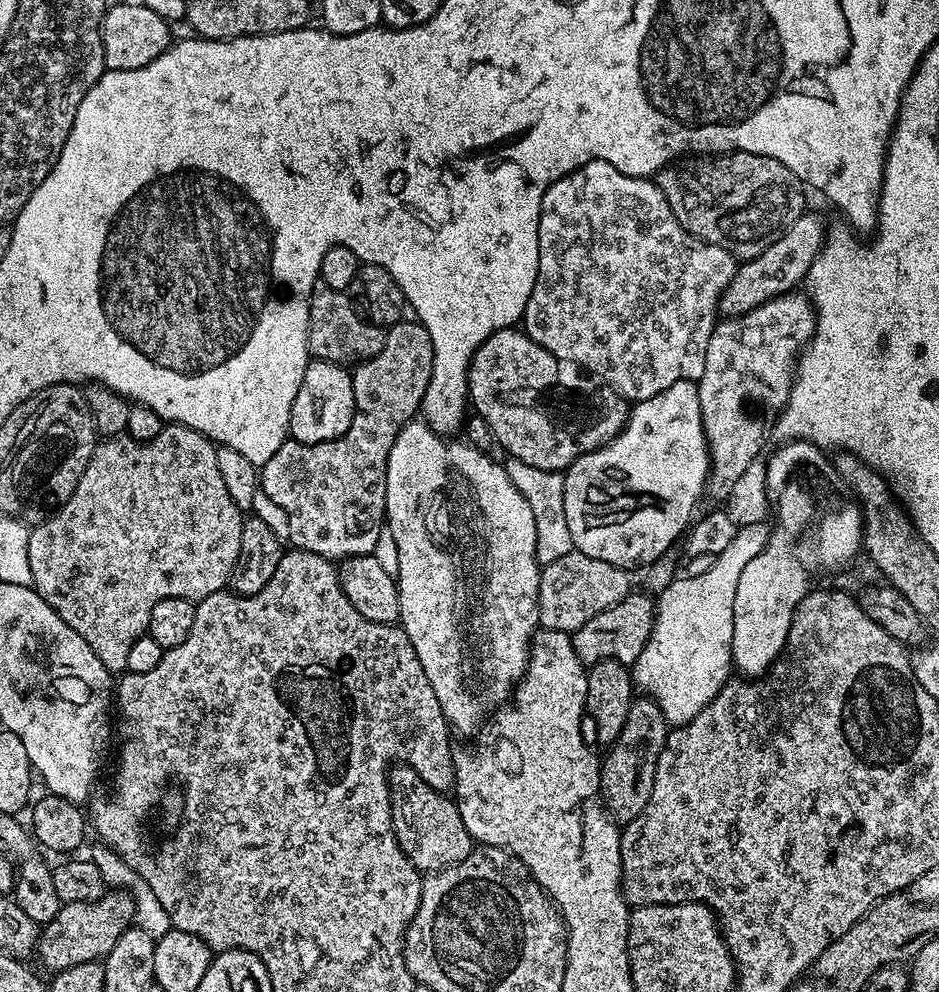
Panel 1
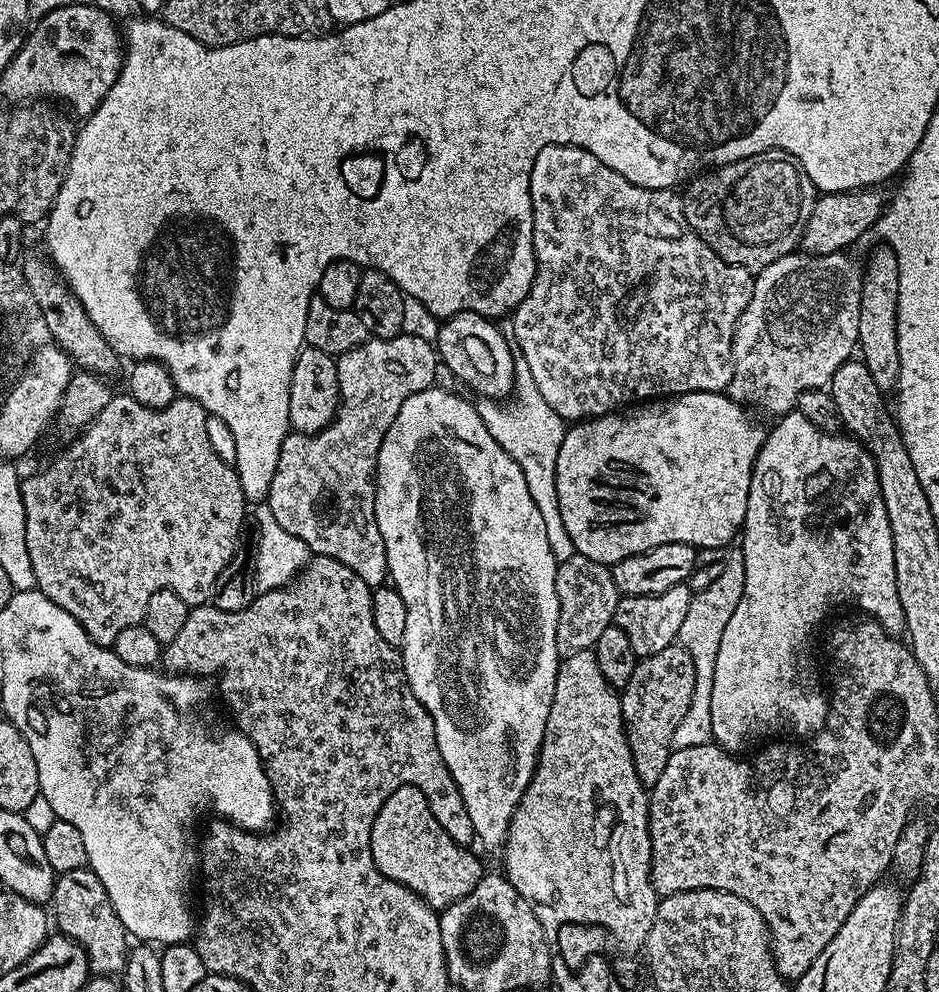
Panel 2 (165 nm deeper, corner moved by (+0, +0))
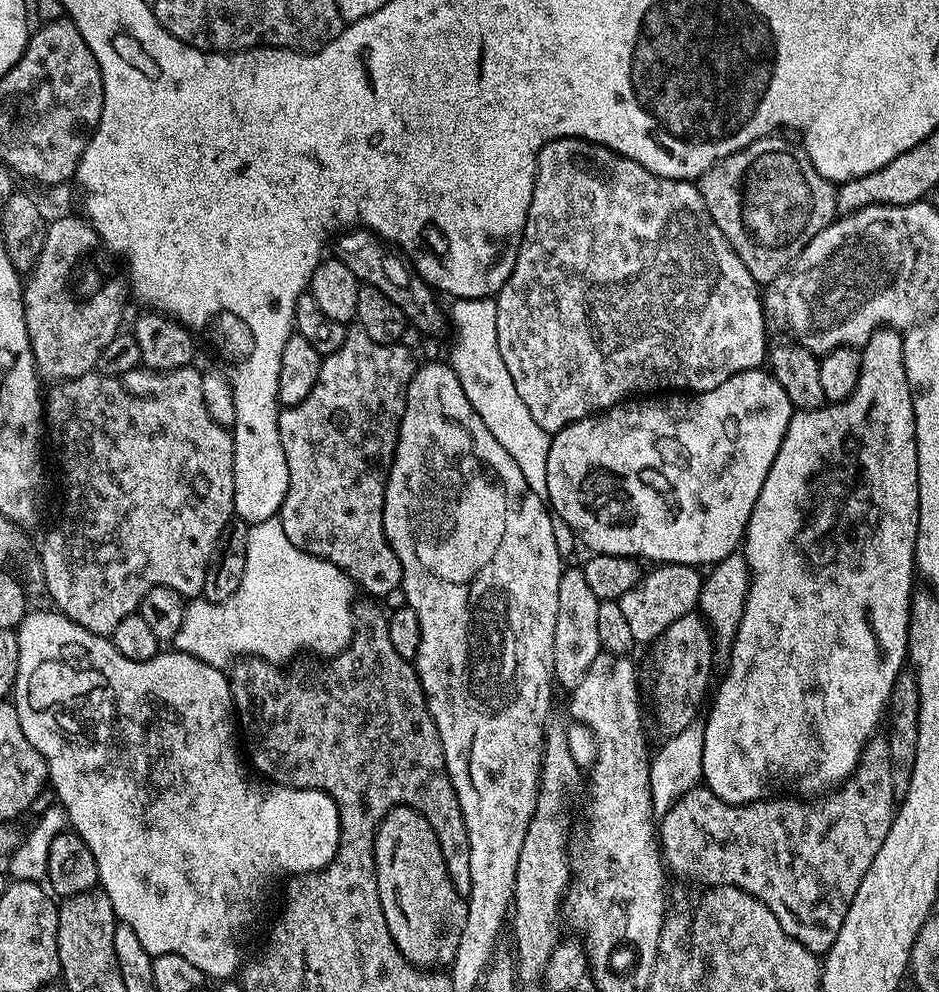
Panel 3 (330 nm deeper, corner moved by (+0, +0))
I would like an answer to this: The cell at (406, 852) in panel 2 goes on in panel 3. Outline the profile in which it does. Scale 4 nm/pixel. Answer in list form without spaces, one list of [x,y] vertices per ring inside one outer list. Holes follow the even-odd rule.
[[[406,804],[390,809],[376,828],[374,862],[378,898],[390,938],[416,967],[440,970],[451,965],[454,954],[458,954],[468,906],[461,889],[459,892],[448,877],[444,848],[424,814]]]

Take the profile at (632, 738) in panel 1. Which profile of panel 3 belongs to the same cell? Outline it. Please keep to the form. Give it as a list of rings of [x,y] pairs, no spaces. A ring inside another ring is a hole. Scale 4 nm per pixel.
[[[690,611],[678,618],[678,622],[670,622],[658,641],[658,647],[660,657],[656,660],[656,673],[652,676],[652,716],[661,737],[667,738],[682,734],[686,726],[697,723],[699,716],[696,715],[700,707],[702,712],[709,699],[714,671],[713,633],[700,614]]]

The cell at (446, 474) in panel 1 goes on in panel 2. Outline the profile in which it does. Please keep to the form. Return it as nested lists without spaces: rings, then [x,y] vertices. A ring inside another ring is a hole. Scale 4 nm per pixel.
[[[433,386],[422,390],[418,394],[410,394],[410,398],[406,398],[406,402],[402,402],[402,410],[398,410],[398,418],[394,418],[390,430],[386,430],[386,438],[382,438],[382,450],[378,450],[378,458],[376,459],[376,501],[374,502],[374,510],[378,518],[378,530],[382,533],[382,542],[386,546],[388,575],[391,583],[398,590],[398,594],[402,594],[402,602],[406,602],[406,638],[402,645],[402,659],[408,685],[412,693],[418,698],[418,702],[422,702],[422,706],[426,706],[426,710],[434,722],[436,748],[440,751],[440,763],[443,771],[446,770],[452,775],[452,780],[456,783],[457,790],[460,791],[460,800],[464,803],[464,812],[468,815],[468,820],[472,823],[472,828],[476,831],[481,846],[500,850],[503,849],[504,840],[508,836],[508,827],[512,821],[514,810],[520,804],[522,794],[530,786],[532,776],[536,772],[536,762],[540,759],[540,747],[546,734],[546,722],[550,718],[552,699],[556,693],[556,675],[560,669],[561,661],[556,647],[558,610],[560,609],[558,606],[558,590],[556,589],[556,565],[558,561],[554,558],[554,550],[550,550],[550,541],[546,539],[546,525],[542,523],[542,513],[539,512],[538,506],[534,506],[534,498],[530,498],[530,486],[526,486],[526,478],[522,478],[522,470],[518,466],[518,462],[514,462],[514,458],[510,458],[510,454],[506,454],[506,450],[502,450],[502,446],[498,446],[498,442],[494,442],[490,430],[486,430],[486,422],[482,422],[476,405],[471,399],[469,401],[463,400],[462,397],[455,396],[454,393],[447,392],[446,389],[440,387]]]

